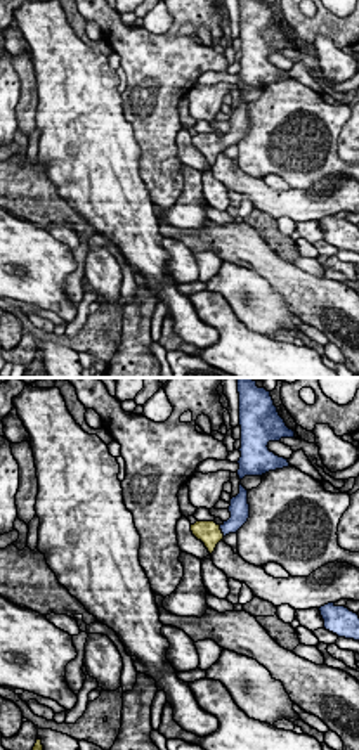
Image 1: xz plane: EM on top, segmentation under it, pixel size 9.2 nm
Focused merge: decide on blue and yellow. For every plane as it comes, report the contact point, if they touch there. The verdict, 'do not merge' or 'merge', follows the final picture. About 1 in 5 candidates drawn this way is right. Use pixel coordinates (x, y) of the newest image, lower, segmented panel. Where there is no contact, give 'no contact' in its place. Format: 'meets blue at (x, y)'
meets blue at (221, 529)

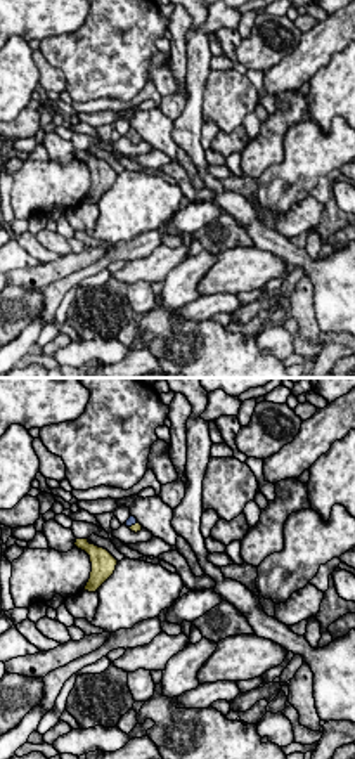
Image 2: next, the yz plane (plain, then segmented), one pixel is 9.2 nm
meets blue at (132, 524)

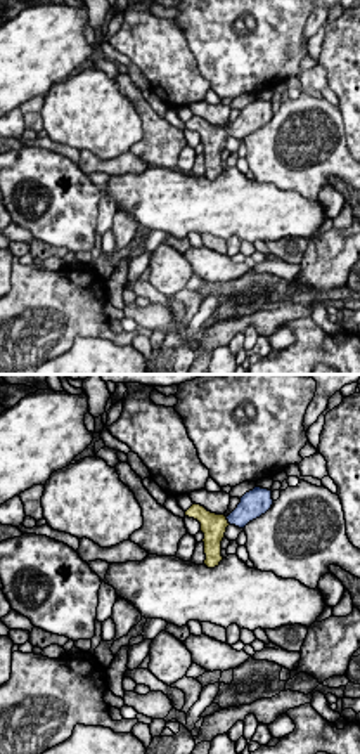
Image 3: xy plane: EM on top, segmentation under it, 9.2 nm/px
meets blue at (227, 519)

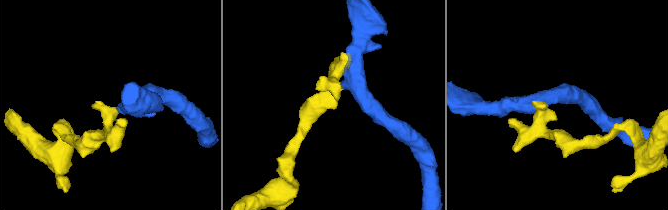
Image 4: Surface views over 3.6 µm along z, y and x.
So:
merge

